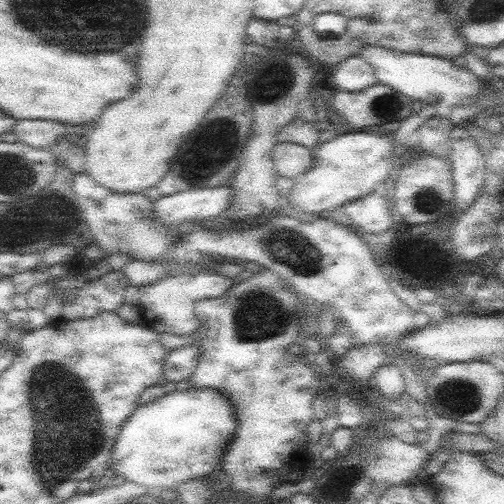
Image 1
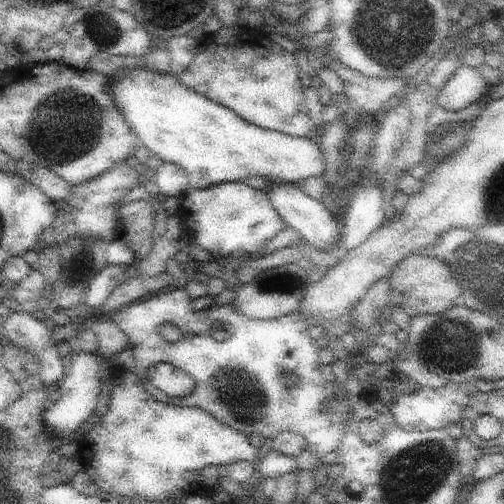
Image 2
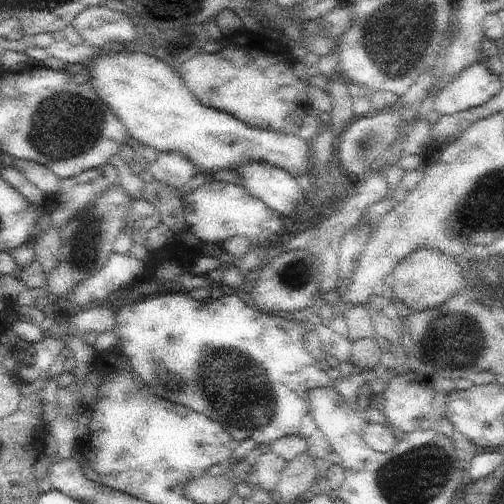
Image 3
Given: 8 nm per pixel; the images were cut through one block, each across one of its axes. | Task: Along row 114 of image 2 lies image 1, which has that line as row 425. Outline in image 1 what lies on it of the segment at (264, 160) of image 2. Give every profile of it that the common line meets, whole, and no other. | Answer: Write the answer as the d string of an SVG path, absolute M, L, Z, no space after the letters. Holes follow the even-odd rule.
M189 388L189 390L173 390L155 402L139 404L139 408L129 416L121 432L117 434L109 466L113 474L121 474L125 482L135 482L147 488L147 496L157 498L165 490L175 490L177 484L187 480L215 476L217 468L223 462L225 450L235 436L237 430L237 416L235 404L217 388Z

